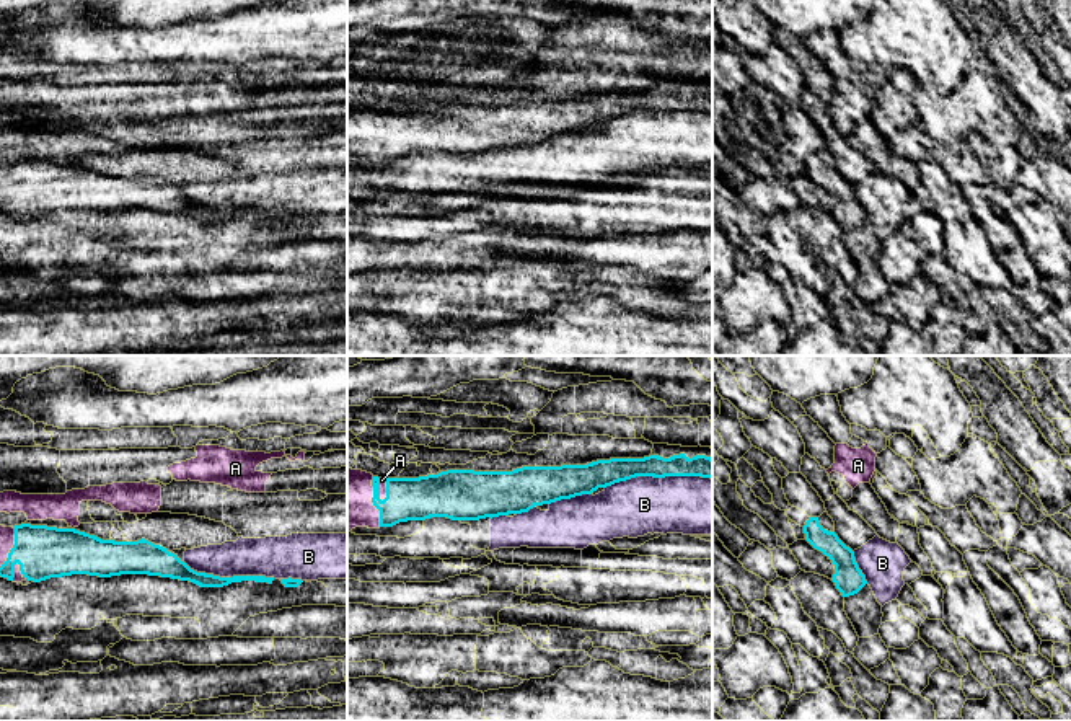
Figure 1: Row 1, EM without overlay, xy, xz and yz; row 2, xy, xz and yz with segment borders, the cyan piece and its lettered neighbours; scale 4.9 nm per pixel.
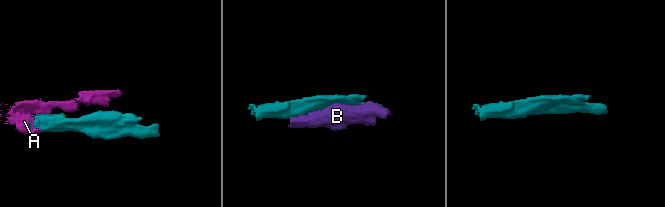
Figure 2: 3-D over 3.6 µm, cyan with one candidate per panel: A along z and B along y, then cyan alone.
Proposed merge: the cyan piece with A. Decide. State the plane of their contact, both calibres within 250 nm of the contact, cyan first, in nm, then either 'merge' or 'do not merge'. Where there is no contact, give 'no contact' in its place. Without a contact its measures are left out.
contact in xz; calibres 220 and 240 nm; do not merge

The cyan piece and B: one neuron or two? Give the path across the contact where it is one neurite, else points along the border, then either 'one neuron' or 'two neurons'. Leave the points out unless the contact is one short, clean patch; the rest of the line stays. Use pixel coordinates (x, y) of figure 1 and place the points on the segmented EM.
two neurons

